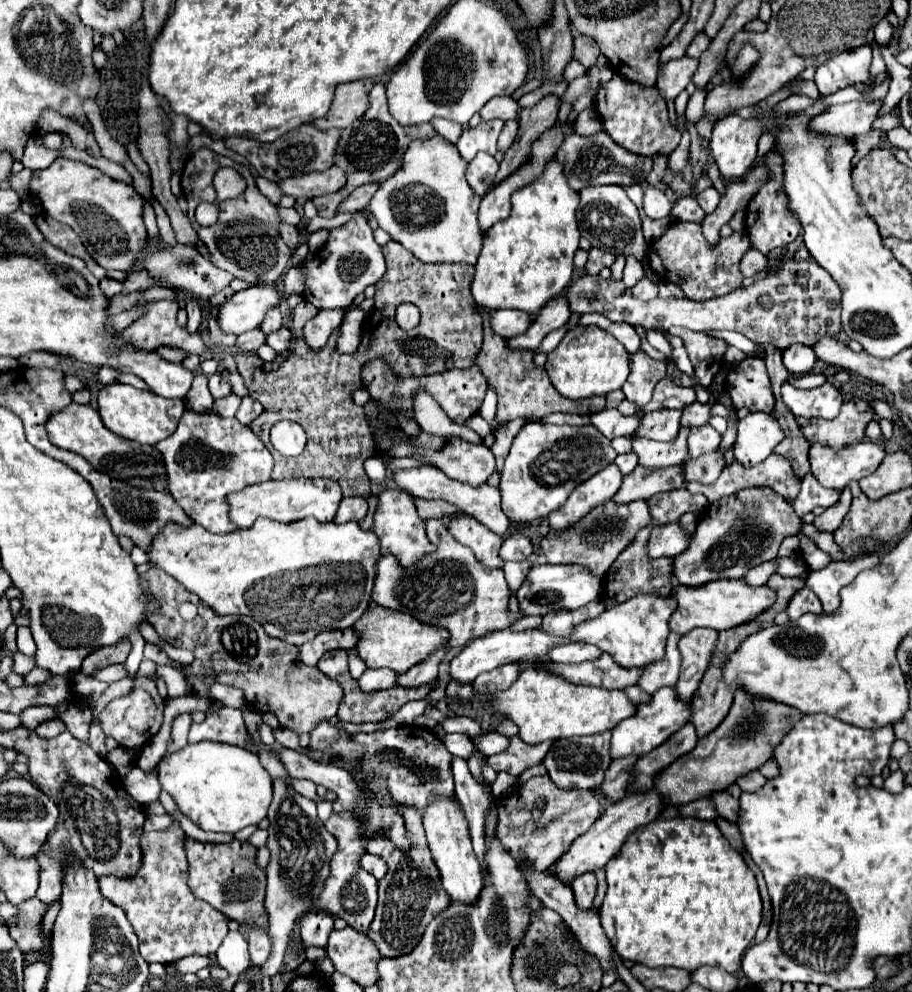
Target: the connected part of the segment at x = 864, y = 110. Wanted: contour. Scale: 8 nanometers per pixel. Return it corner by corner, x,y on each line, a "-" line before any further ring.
851,101
843,105
829,105
823,113
809,121
809,131
817,135
865,135
879,115
881,101

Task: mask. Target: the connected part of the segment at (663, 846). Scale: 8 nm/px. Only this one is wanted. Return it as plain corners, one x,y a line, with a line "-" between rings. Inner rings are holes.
667,819
637,827
617,855
605,865
607,893
599,909
601,925
613,949
633,963
647,967
679,967
695,971
703,965
735,973
761,923
761,897
753,871
721,835
715,821

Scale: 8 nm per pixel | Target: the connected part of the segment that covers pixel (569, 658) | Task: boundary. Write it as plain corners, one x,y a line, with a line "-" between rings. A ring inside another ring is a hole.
577,641
569,645
555,645
553,649
549,649
547,655
551,661
557,661
557,663
583,663
583,661
597,659
601,655
601,649
597,649
595,645

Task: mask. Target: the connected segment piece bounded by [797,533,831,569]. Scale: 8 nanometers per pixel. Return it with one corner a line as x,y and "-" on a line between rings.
797,533
797,537
799,537
799,551
797,551
797,553
799,553
799,557
807,563
809,569
823,569
825,565
831,563
829,553
821,551
821,549
815,545
813,539
805,537
803,533

